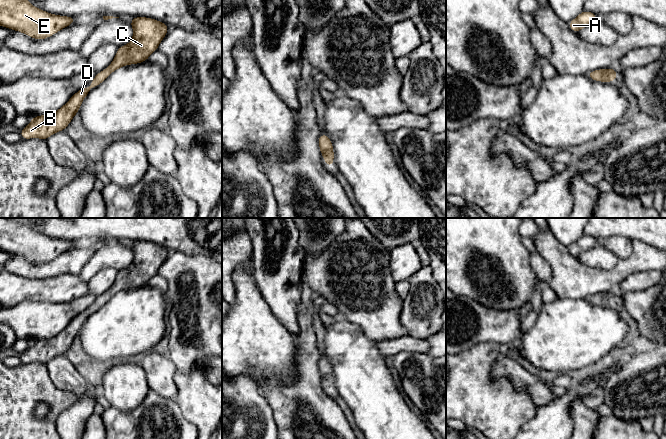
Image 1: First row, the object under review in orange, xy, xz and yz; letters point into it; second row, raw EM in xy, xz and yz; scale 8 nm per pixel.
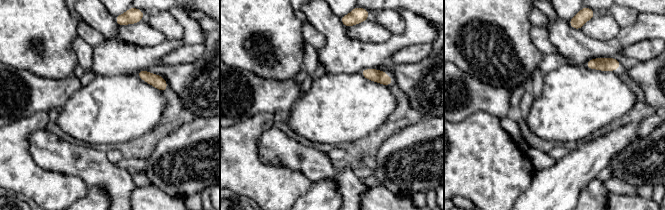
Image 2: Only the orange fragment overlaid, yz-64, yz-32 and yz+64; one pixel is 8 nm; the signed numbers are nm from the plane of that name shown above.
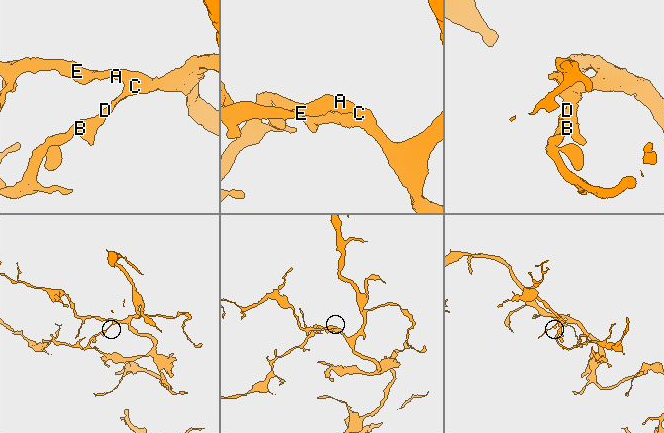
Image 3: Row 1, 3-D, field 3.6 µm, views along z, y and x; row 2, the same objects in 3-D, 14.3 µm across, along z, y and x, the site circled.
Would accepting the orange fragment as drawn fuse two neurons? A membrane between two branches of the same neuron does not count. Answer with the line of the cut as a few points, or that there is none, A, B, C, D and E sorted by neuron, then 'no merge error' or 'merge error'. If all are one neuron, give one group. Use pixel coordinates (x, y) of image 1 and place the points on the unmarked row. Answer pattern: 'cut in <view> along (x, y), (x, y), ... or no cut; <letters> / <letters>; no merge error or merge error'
no cut; A B C D E; no merge error

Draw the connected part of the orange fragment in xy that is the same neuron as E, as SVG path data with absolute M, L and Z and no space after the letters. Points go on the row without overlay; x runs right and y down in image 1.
M0 218L0 250L33 263L46 263L75 246L75 241L54 239L36 232L19 218Z

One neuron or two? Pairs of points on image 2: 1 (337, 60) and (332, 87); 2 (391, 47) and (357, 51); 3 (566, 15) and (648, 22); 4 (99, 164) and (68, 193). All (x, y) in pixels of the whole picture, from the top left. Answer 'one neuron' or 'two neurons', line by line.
1: two neurons
2: one neuron
3: two neurons
4: two neurons

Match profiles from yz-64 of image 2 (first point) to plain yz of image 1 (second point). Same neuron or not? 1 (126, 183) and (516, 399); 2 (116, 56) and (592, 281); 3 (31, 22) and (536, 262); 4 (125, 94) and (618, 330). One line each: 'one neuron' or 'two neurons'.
1: two neurons
2: one neuron
3: two neurons
4: one neuron

